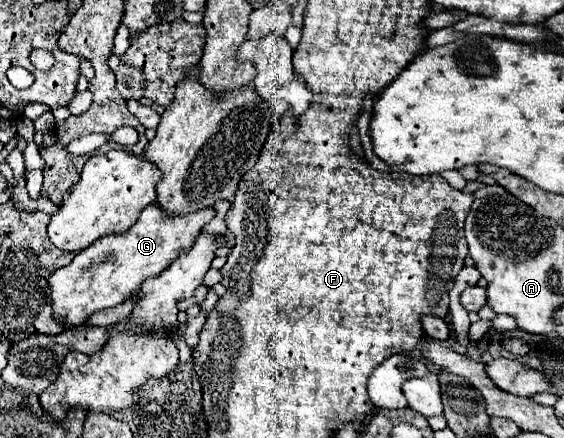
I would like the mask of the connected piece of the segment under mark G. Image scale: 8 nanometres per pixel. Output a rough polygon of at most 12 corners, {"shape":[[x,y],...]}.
{"shape":[[149,204],[49,276],[55,322],[87,326],[159,276],[213,216]]}

